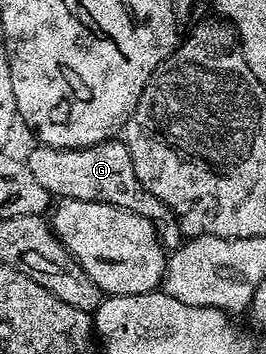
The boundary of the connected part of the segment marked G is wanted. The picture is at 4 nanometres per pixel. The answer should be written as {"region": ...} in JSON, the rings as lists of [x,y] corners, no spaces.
{"region":[[[111,140],[78,149],[58,149],[41,144],[35,147],[28,157],[30,171],[55,199],[98,201],[130,210],[152,222],[165,251],[173,252],[181,248],[184,235],[178,217],[170,211],[168,204],[156,200],[156,196],[142,187],[136,176],[136,168],[132,168],[132,156],[125,141]]]}

